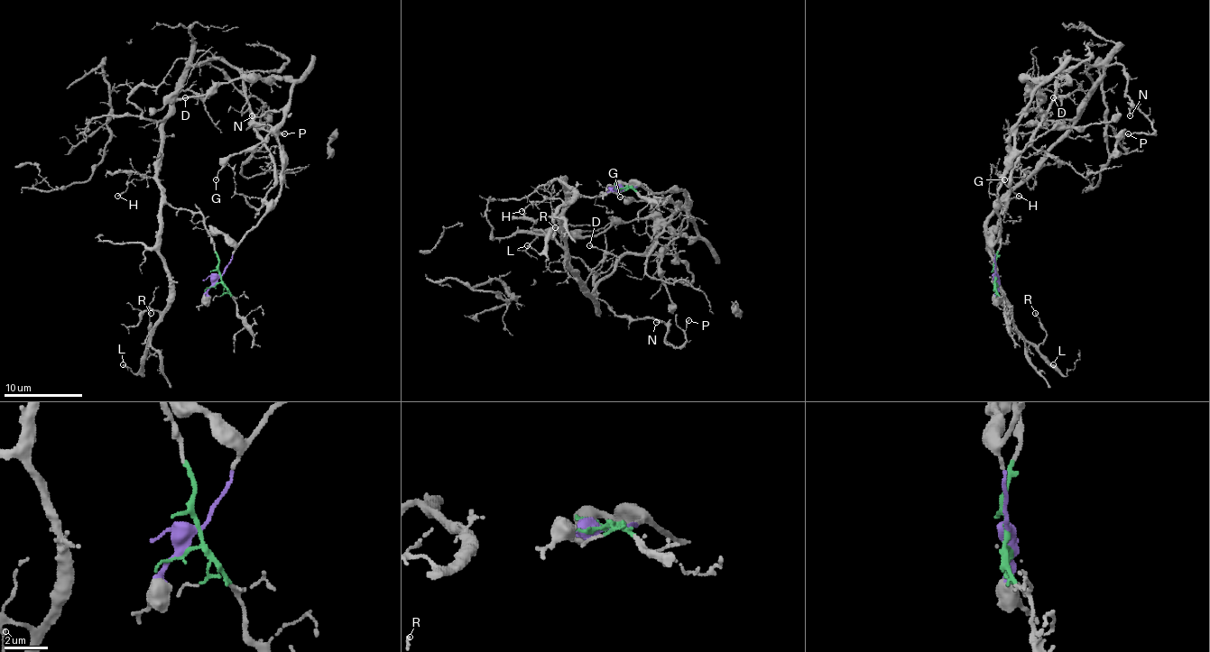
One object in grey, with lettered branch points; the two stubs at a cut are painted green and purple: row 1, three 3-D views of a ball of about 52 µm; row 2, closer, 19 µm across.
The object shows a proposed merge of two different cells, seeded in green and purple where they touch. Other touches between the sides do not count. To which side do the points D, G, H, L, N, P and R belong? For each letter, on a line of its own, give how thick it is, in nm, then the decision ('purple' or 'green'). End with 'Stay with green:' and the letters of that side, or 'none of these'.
D: 150 nm thick; green
G: 120 nm thick; purple
H: 140 nm thick; green
L: 140 nm thick; green
N: 130 nm thick; green
P: 120 nm thick; green
R: 130 nm thick; green
Stay with green: D, H, L, N, P, R

